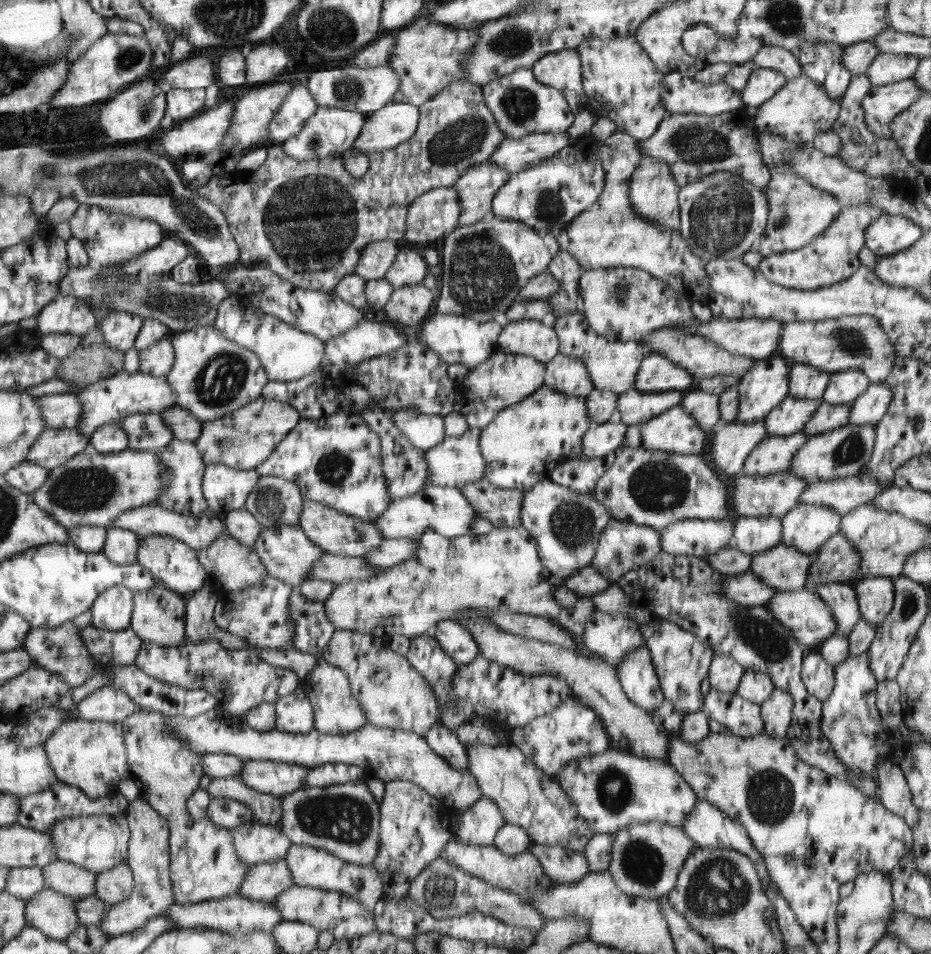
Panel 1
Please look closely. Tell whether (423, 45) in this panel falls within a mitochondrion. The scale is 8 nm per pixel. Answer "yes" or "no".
no

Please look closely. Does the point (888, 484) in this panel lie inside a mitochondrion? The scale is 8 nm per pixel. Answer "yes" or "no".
no

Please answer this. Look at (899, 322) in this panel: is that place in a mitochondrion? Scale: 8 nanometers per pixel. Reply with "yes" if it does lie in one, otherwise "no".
no

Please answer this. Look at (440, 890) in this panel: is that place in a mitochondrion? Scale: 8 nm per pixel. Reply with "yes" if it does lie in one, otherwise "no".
yes

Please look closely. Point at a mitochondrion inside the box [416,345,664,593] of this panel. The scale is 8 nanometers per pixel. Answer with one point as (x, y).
(572, 523)

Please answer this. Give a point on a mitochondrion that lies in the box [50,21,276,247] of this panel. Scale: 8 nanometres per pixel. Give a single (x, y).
(128, 57)

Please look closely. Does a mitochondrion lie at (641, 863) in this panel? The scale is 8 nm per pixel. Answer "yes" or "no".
yes

